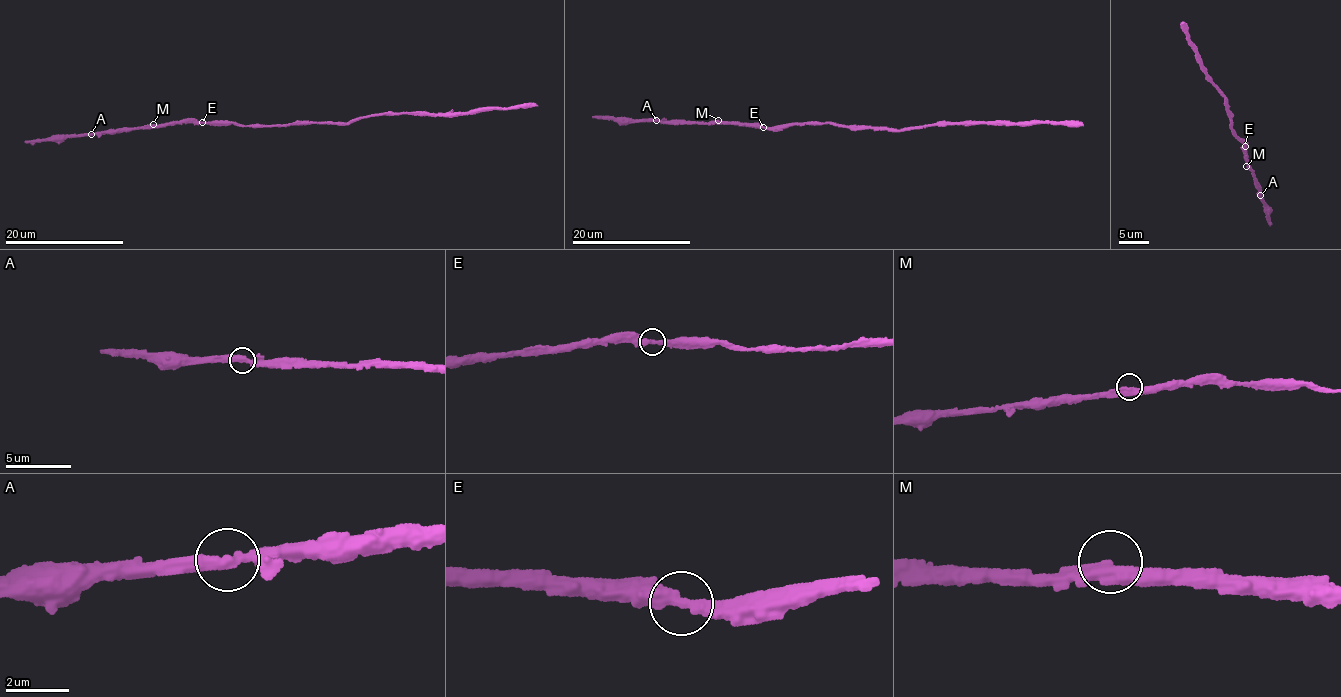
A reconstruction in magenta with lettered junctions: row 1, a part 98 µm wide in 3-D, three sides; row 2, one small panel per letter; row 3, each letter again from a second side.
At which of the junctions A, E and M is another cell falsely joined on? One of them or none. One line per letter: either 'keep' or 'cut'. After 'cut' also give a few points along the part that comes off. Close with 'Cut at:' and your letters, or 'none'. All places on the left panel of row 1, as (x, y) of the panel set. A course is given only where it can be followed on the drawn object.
A: keep
E: keep
M: keep
Cut at: none

